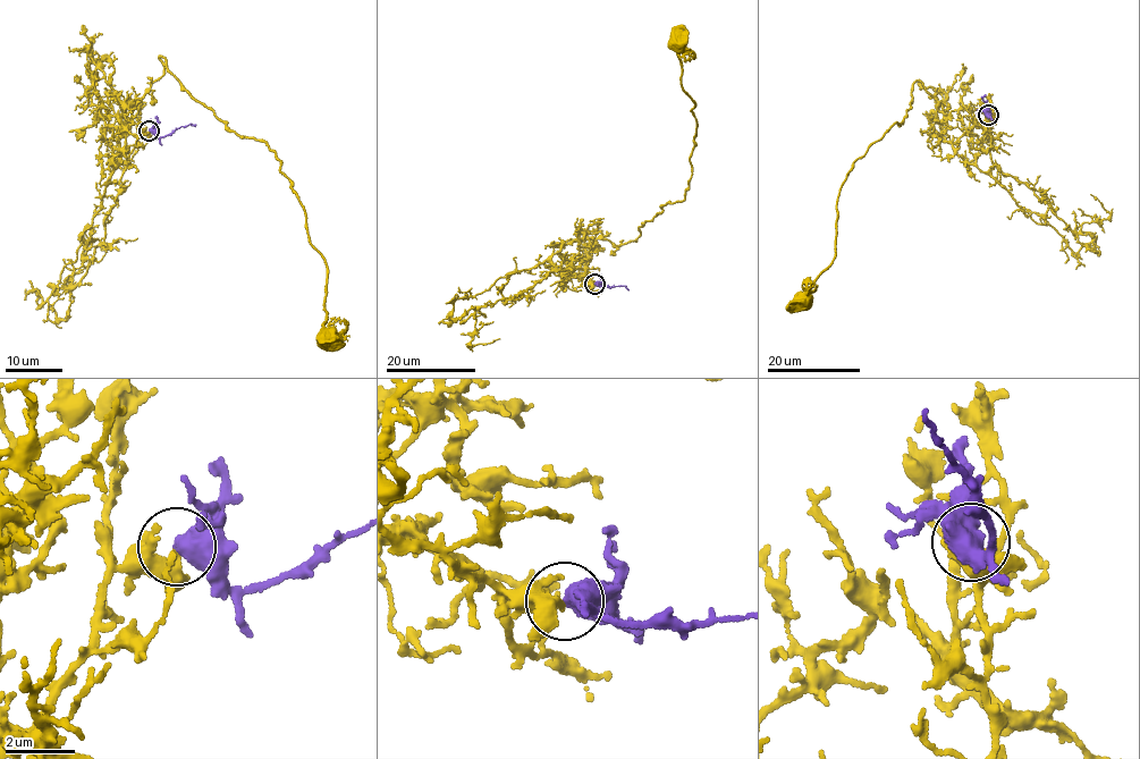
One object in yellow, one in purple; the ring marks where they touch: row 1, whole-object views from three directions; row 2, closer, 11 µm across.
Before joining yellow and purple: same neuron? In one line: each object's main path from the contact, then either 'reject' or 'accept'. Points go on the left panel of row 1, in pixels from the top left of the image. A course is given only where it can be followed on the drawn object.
yellow via (150, 131), (108, 180), (124, 111), (159, 79), (160, 58), (226, 126), (275, 153), (326, 266), (328, 336) | purple via (149, 129), (162, 136), (195, 125) | reject

